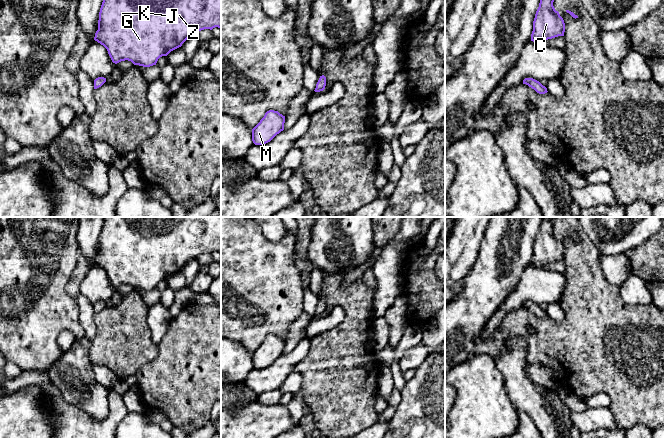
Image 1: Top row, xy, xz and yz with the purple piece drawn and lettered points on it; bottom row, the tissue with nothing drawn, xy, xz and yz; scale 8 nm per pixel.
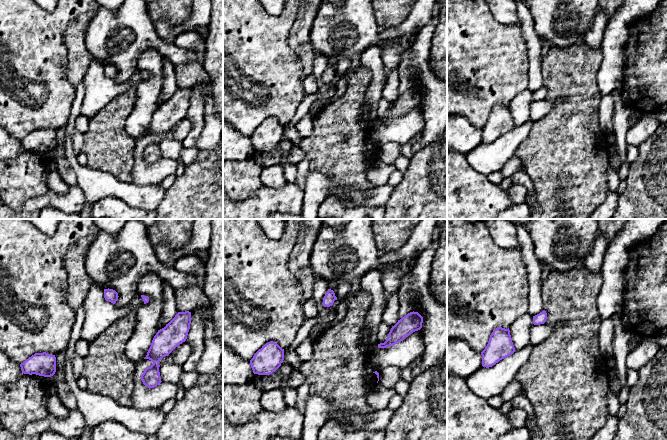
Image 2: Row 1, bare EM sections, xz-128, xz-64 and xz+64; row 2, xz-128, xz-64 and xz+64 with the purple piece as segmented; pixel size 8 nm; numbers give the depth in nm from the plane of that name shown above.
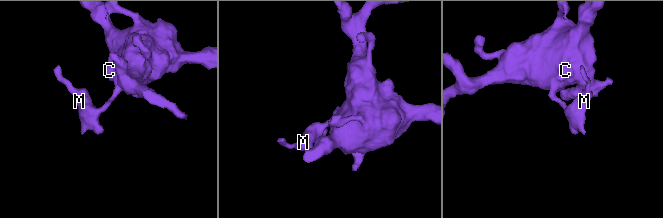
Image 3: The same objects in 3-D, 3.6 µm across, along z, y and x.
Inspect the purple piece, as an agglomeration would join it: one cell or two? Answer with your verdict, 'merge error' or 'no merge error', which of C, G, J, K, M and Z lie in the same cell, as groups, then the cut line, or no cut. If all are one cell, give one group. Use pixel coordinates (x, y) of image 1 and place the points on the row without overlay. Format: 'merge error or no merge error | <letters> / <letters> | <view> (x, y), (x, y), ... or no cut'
no merge error | C G J K M Z | no cut

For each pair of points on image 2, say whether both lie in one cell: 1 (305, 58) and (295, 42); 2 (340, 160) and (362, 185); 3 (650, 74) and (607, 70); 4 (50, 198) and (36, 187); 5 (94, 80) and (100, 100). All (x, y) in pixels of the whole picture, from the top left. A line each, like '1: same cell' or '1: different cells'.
1: same cell
2: same cell
3: different cells
4: different cells
5: same cell

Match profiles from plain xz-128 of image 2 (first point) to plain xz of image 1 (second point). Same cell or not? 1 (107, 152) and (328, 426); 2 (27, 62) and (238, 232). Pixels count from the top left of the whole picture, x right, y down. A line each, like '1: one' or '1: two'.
1: one
2: one

